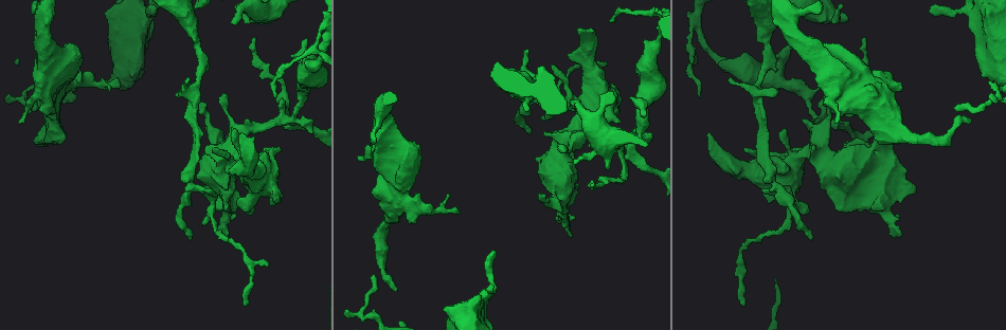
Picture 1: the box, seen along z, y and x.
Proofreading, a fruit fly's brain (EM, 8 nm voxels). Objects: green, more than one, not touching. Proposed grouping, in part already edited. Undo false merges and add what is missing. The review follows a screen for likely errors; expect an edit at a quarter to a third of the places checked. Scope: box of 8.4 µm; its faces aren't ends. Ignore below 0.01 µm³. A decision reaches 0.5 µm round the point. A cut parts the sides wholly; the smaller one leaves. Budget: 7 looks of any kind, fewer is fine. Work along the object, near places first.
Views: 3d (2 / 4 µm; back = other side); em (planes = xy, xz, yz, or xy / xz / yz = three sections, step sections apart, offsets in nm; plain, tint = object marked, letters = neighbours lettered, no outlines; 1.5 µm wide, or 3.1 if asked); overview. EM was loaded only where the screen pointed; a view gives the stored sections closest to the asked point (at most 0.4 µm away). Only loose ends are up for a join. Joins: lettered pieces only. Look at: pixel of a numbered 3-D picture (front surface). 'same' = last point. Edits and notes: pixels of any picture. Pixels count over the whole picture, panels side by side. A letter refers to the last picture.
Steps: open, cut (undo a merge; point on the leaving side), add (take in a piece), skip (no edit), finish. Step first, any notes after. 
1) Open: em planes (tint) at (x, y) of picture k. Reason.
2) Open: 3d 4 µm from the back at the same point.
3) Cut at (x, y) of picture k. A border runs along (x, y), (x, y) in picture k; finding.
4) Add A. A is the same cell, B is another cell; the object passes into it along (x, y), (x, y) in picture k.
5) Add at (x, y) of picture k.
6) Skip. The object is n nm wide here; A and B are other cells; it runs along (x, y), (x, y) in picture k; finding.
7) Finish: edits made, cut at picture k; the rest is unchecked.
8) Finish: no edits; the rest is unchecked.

Open: 3d 4 µm at (700, 96) of picture 1.

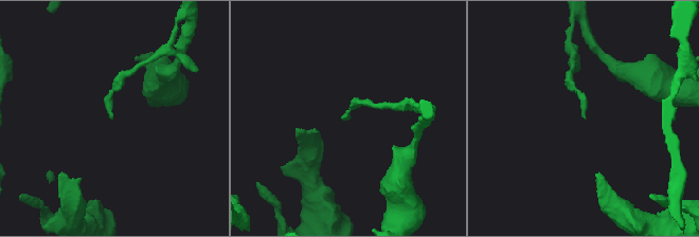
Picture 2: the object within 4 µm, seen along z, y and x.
Open: em planes (plain) at (111, 119) of picture 2.

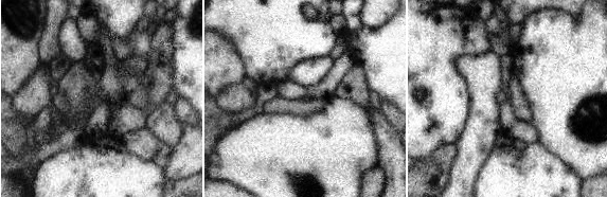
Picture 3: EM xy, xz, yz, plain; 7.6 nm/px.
Open: em planes (letters) at the same point.

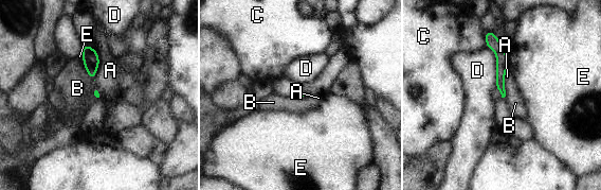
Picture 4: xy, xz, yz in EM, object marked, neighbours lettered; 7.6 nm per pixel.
Skip. A, B, C, D and E are other cells; no lettered piece goes on from it.

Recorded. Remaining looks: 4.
Open: em yz step 8 (letters) at (811, 128) of picture 1. Calibre changes.

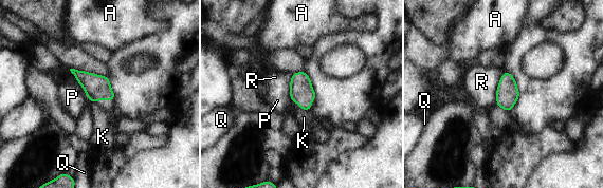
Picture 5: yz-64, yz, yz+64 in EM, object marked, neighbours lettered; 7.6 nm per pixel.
Skip. A, K, P, Q and R are other cells; a border runs along (299, 106), (304, 110), (309, 111) in picture 5; continuous, no second cell.

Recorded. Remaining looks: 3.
Open: em planes (letters) at (899, 237) of picture 1. Free end.

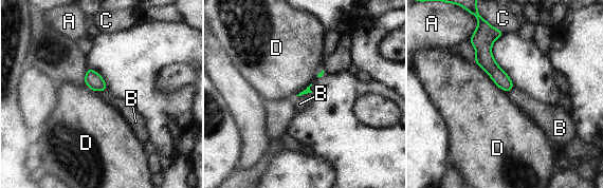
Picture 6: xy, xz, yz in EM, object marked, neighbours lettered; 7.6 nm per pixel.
Skip. The longest contact is with D, 300 nm; A, B, C and D are other cells; no lettered piece goes on from it.

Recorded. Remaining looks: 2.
Finish: no edits; the rest is unchecked.

